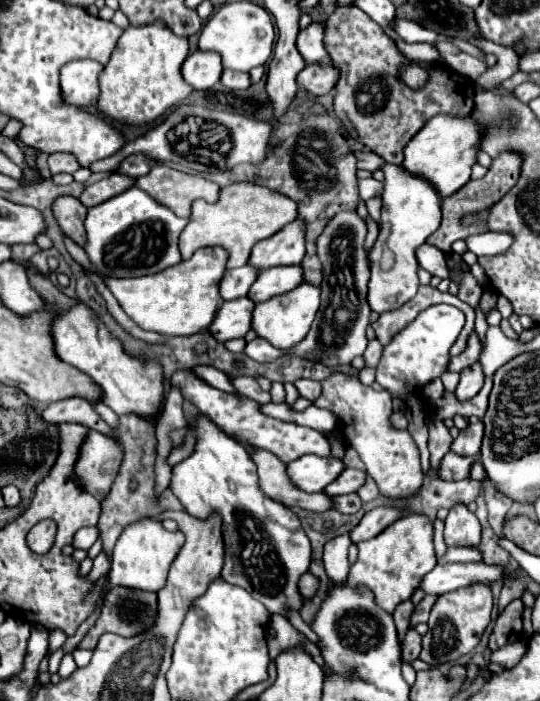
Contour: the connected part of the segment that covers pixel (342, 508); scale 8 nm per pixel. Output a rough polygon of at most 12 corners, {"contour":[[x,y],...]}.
{"contour":[[357,494],[335,496],[335,510],[355,514],[361,508]]}

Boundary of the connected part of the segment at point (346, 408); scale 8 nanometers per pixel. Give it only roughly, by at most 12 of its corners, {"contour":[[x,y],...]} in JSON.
{"contour":[[335,372],[315,406],[341,420],[381,496],[423,486],[419,450],[391,396]]}

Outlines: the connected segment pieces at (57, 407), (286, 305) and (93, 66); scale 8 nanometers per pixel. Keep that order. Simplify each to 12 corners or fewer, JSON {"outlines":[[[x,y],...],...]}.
{"outlines":[[[79,396],[51,402],[41,418],[85,424],[115,438],[115,430]],[[303,282],[253,310],[253,330],[277,348],[309,332],[319,286]],[[97,60],[61,68],[63,100],[89,106],[99,96]]]}

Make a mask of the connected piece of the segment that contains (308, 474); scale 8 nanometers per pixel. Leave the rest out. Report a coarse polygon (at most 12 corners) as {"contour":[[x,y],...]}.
{"contour":[[301,456],[287,464],[305,492],[319,492],[345,470],[339,458]]}

